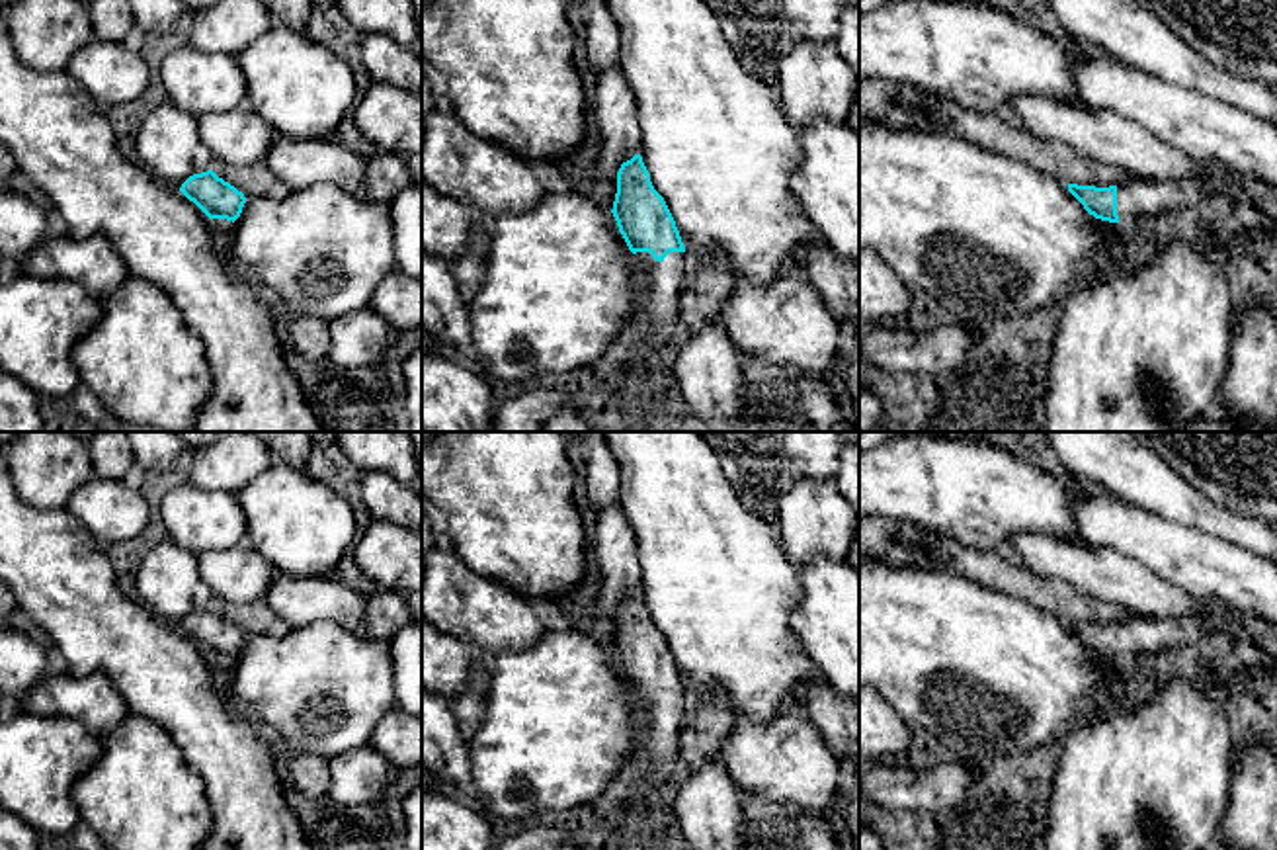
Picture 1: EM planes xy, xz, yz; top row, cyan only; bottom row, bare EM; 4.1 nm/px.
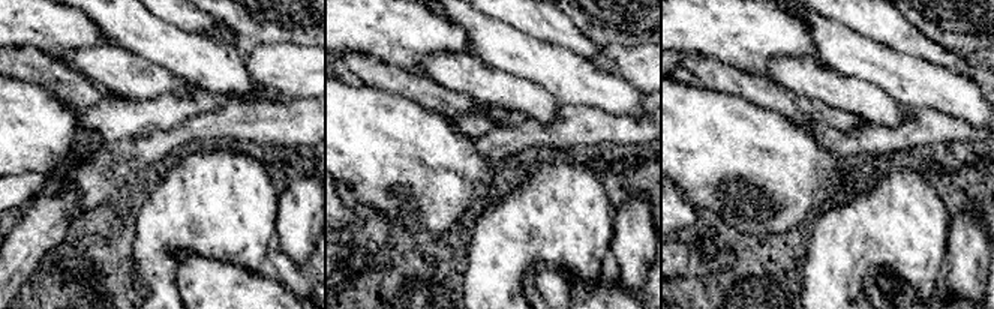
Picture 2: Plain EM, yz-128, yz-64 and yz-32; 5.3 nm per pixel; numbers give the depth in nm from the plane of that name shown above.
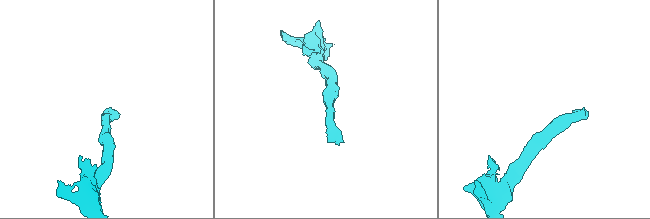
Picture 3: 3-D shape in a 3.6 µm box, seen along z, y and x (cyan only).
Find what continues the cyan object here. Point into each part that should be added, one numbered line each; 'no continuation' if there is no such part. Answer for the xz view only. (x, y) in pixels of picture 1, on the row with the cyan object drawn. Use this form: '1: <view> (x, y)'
1: xz (641, 393)

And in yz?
1: yz (1139, 200)

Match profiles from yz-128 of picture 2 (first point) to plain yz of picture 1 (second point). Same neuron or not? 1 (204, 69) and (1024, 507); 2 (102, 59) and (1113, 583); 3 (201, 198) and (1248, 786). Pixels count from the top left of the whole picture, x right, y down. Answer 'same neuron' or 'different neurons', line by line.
1: different neurons
2: same neuron
3: different neurons

